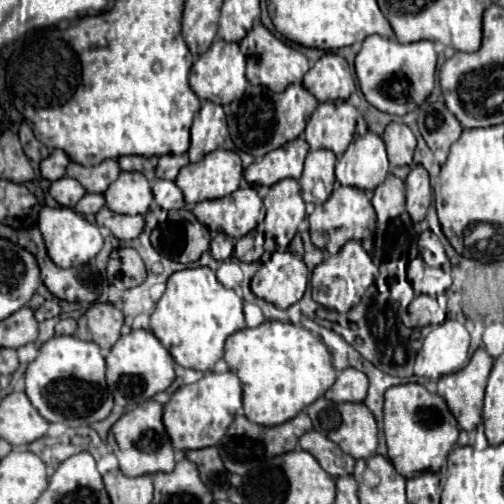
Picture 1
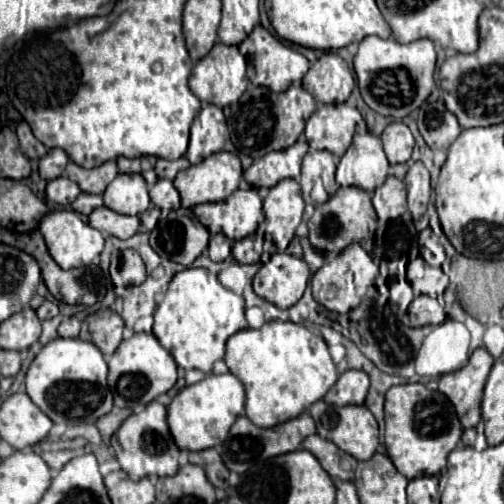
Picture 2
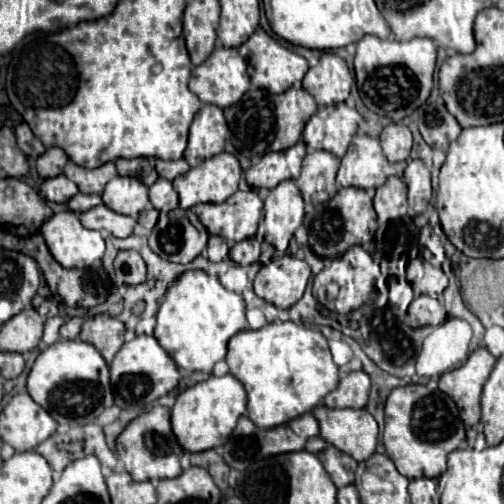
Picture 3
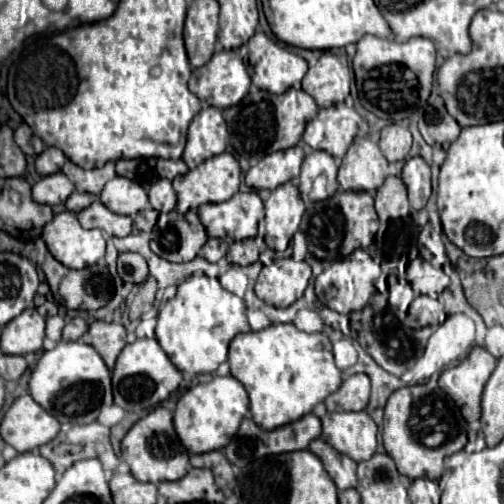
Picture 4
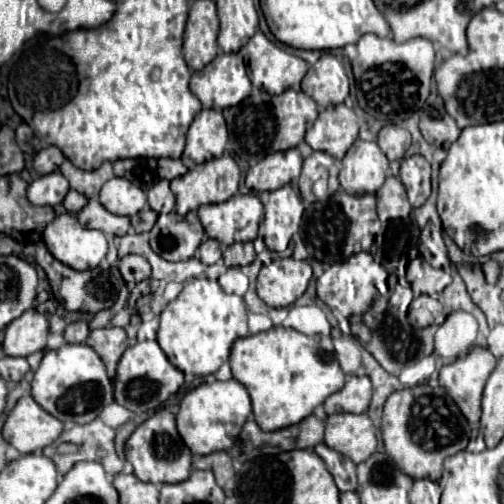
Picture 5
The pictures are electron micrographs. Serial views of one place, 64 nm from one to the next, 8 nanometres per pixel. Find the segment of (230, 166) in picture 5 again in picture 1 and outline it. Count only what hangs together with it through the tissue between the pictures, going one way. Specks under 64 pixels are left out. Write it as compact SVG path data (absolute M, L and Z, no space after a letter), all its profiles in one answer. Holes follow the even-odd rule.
M218 148L204 156L204 160L184 166L176 178L176 186L182 190L184 200L190 206L232 194L238 190L243 171L236 152Z

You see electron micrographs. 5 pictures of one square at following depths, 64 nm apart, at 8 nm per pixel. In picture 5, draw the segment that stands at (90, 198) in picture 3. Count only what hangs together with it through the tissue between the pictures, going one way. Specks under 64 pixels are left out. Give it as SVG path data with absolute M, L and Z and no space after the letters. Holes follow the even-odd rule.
M68 190L68 194L64 196L64 202L62 202L62 204L64 204L64 208L66 208L68 212L74 212L74 214L76 214L86 202L88 202L86 196L82 196L82 194L76 192L76 190Z

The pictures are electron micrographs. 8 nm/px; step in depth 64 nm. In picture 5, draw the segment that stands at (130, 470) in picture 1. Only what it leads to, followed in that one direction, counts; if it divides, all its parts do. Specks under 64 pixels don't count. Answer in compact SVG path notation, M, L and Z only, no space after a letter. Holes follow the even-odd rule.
M166 408L158 410L152 418L142 422L134 430L134 434L128 438L126 448L128 448L126 460L132 462L134 474L144 482L178 484L178 482L184 482L192 472L192 452L188 446L184 446L180 434L176 430L174 414Z

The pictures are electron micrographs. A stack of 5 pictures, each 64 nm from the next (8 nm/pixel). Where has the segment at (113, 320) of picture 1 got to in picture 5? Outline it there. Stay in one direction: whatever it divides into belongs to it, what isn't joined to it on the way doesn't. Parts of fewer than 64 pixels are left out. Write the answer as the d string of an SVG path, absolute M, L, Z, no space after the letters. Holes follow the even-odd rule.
M102 328L102 330L94 330L94 332L90 332L86 344L96 350L96 354L106 364L108 376L114 380L118 360L124 354L124 350L128 348L126 332L122 328Z

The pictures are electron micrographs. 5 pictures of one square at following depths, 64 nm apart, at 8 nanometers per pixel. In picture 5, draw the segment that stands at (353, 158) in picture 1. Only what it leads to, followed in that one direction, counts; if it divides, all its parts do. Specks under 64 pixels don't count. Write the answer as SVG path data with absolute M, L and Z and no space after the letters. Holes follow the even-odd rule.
M356 140L342 158L340 184L352 196L374 194L386 180L388 158L376 142Z

